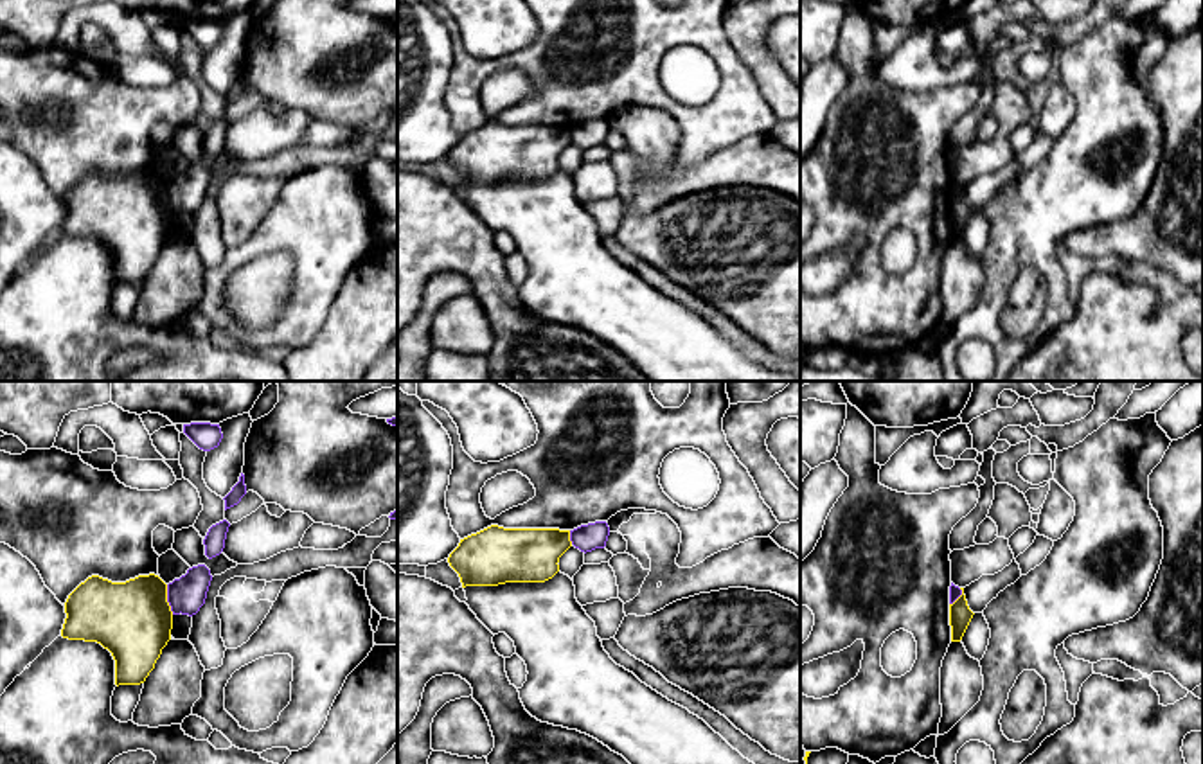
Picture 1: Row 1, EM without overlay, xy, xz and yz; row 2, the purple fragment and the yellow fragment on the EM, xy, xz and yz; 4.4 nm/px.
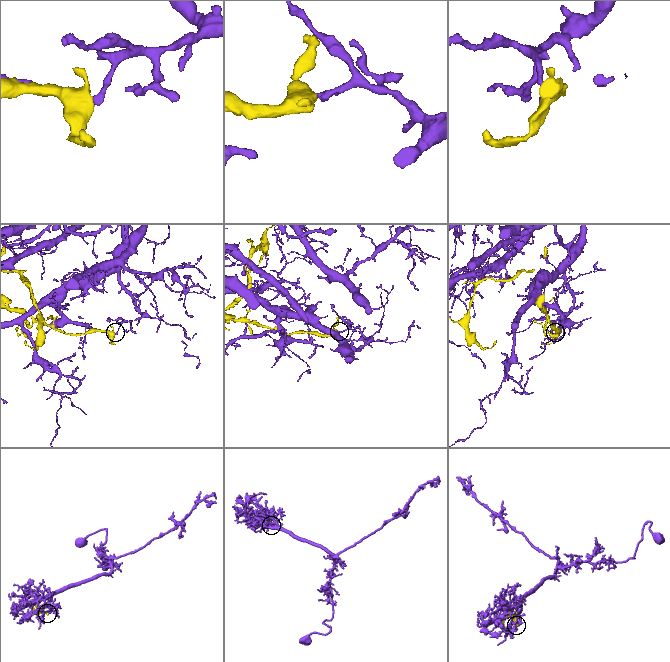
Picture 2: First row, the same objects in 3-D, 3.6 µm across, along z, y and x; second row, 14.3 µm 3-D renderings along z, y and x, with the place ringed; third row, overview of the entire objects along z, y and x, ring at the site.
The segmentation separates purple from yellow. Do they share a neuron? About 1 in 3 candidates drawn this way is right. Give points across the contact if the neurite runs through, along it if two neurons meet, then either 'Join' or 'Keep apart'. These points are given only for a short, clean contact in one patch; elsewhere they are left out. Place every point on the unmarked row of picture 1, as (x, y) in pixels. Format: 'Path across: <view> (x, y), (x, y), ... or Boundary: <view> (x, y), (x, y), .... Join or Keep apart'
Boundary: xy (166, 182), (166, 198), (173, 211). Keep apart

